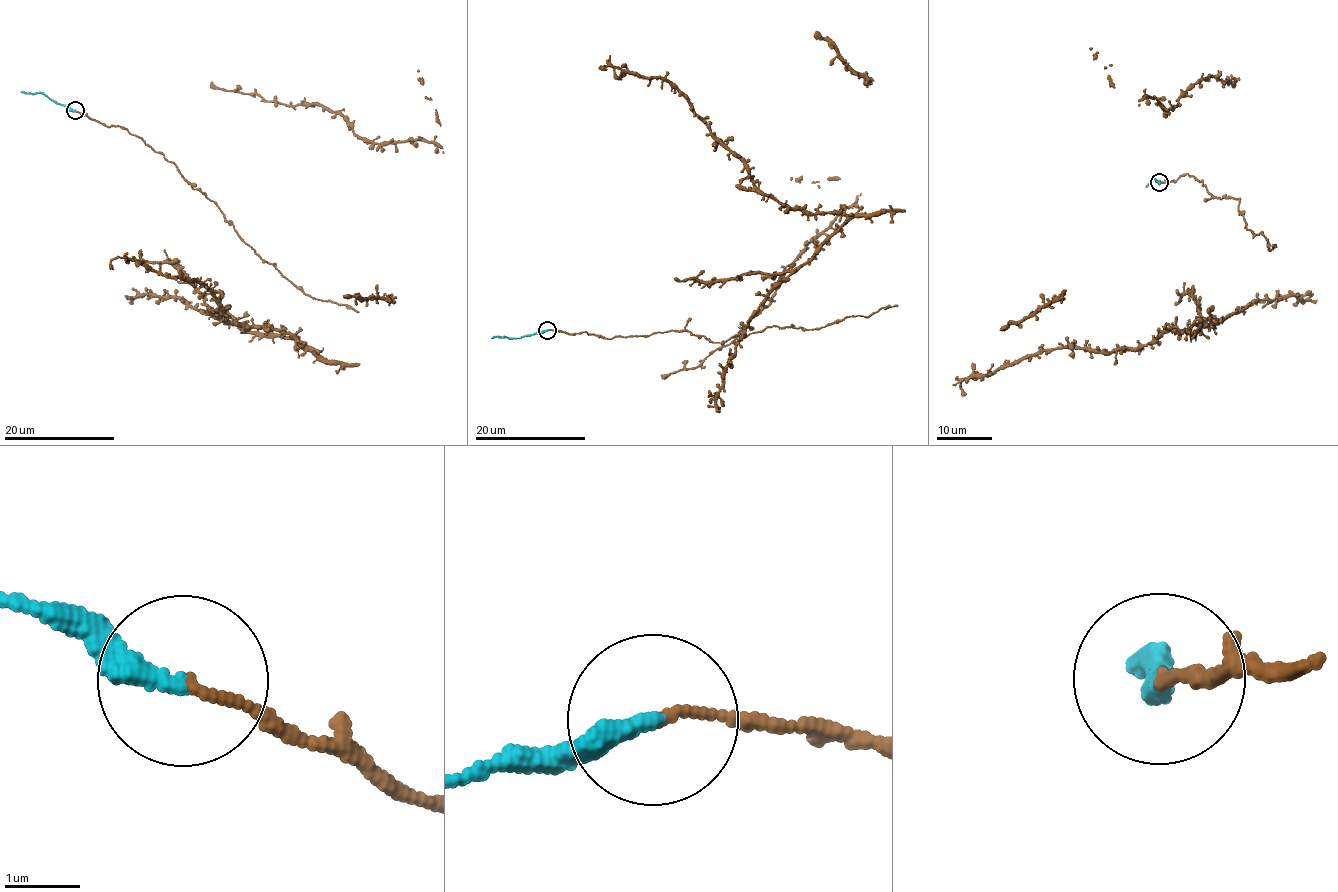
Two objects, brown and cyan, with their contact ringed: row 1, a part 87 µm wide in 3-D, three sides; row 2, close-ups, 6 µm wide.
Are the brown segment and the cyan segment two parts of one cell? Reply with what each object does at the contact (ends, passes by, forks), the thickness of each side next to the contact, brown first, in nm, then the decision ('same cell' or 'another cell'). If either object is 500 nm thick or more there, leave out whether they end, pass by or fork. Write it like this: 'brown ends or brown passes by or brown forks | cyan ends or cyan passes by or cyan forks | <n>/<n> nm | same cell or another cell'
brown ends | cyan ends | 110/280 nm | same cell

